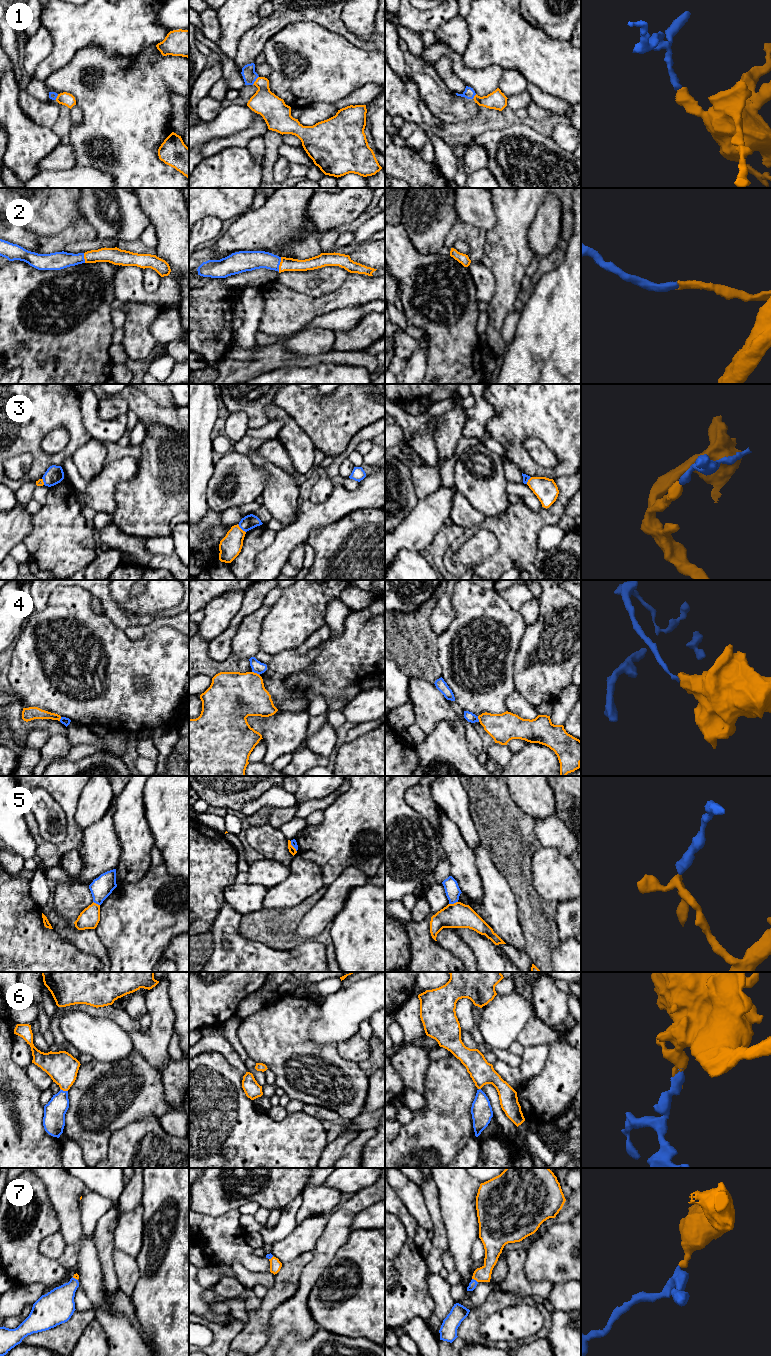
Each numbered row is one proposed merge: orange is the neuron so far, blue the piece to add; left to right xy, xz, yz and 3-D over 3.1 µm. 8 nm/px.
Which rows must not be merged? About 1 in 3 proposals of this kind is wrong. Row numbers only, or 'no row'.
3, 4, 5

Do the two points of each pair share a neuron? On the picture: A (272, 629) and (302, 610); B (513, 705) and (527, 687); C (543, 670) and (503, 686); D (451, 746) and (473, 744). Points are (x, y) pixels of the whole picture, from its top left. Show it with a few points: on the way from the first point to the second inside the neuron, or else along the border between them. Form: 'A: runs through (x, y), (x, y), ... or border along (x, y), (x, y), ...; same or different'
A: runs through (279, 629), (282, 629), (295, 616); same
B: border along (516, 690), (534, 707); different
C: border along (514, 658), (513, 681), (516, 690); different
D: border along (461, 722), (465, 729), (467, 748), (476, 757); different

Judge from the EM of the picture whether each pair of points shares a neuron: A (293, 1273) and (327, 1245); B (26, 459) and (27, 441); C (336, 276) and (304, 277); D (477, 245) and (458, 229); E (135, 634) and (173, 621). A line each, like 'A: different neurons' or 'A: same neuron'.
A: different neurons
B: different neurons
C: same neuron
D: same neuron
E: same neuron

